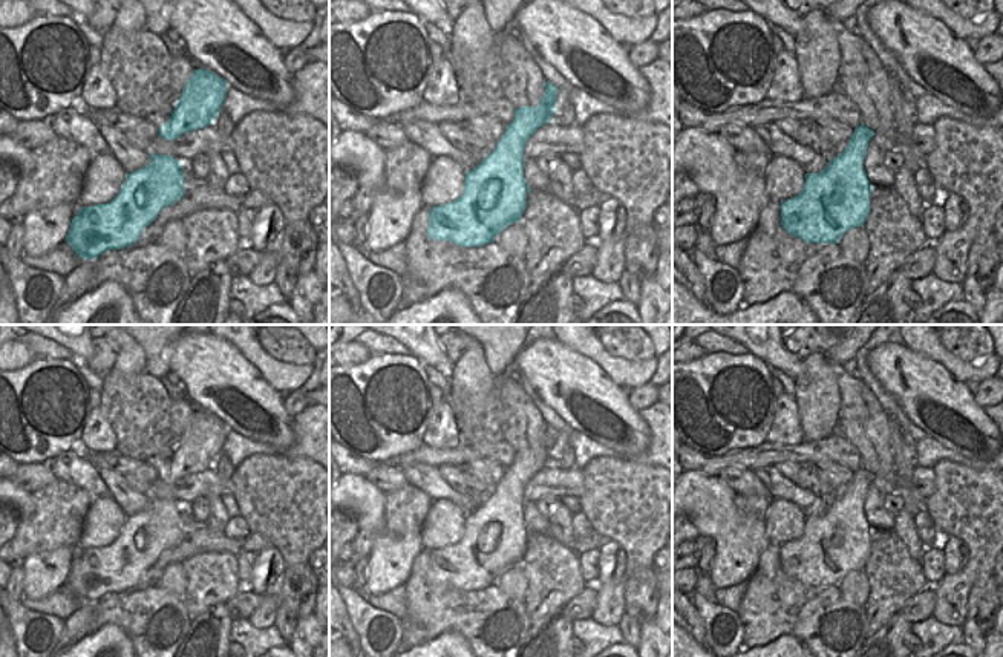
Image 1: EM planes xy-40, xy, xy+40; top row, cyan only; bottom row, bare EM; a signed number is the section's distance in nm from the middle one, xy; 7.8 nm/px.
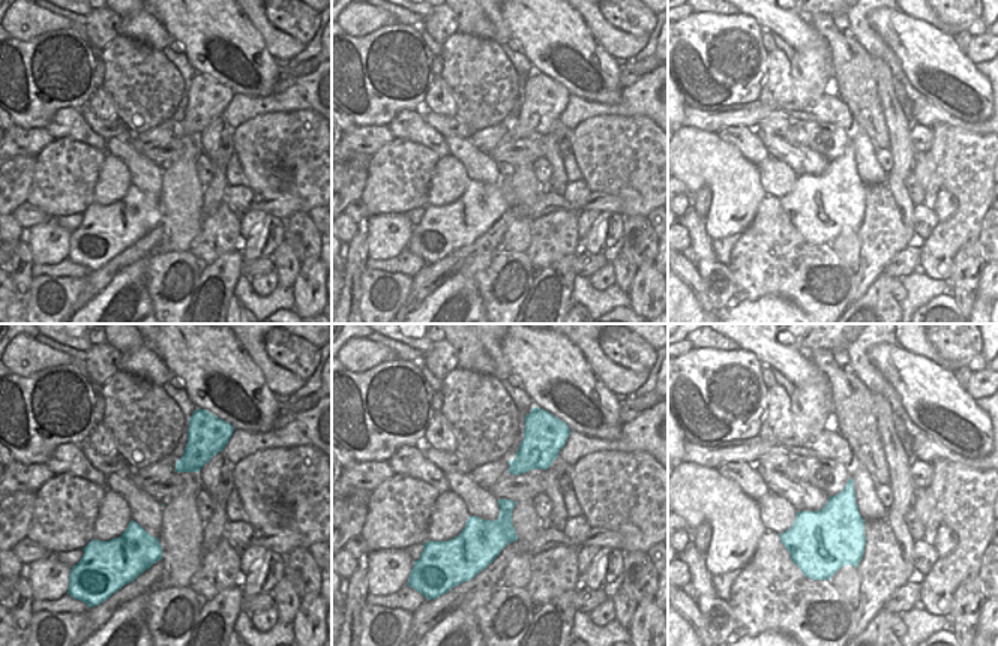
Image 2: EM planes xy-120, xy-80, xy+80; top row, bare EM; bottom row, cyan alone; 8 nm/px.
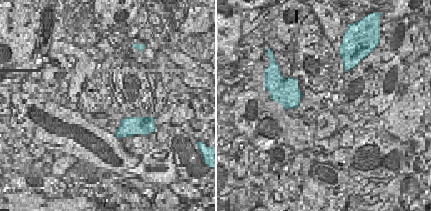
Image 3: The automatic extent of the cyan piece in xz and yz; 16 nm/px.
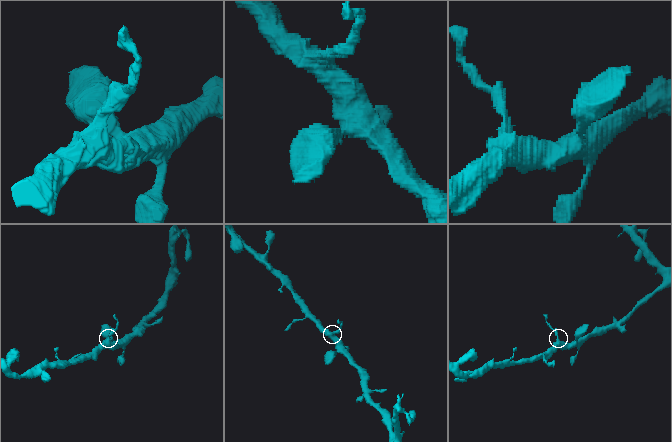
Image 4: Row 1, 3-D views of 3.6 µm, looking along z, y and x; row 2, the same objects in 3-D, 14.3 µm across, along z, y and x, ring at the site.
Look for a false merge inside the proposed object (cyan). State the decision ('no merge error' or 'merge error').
merge error

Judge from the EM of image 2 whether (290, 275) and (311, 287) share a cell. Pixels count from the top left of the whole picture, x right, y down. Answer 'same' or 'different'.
different

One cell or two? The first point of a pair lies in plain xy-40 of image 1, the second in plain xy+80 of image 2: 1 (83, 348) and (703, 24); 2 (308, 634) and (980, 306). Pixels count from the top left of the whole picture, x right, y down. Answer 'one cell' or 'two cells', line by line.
1: two cells
2: one cell

